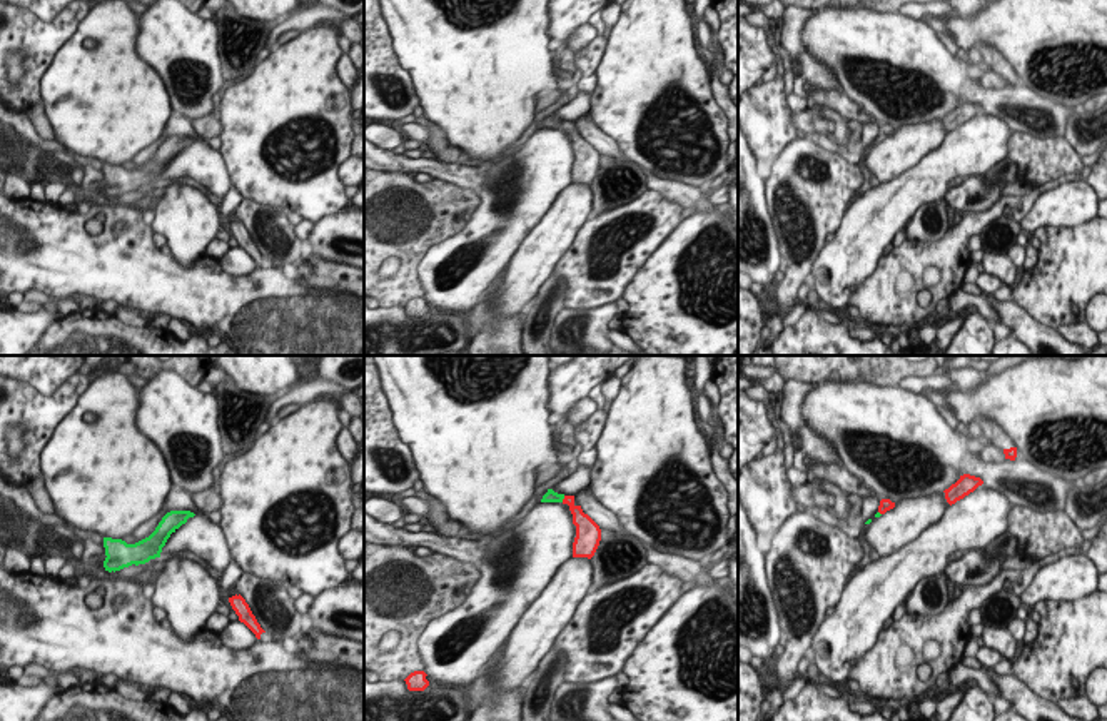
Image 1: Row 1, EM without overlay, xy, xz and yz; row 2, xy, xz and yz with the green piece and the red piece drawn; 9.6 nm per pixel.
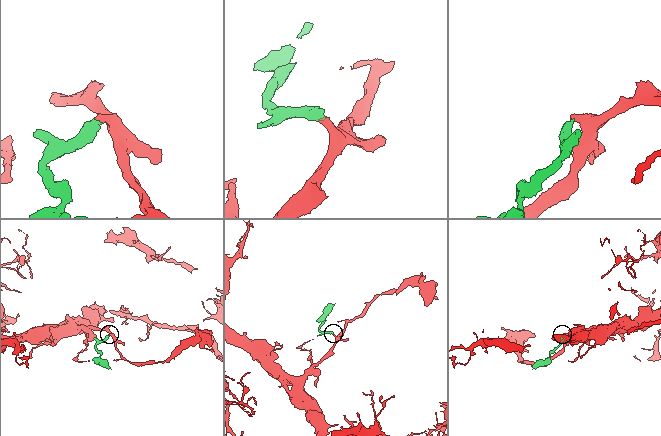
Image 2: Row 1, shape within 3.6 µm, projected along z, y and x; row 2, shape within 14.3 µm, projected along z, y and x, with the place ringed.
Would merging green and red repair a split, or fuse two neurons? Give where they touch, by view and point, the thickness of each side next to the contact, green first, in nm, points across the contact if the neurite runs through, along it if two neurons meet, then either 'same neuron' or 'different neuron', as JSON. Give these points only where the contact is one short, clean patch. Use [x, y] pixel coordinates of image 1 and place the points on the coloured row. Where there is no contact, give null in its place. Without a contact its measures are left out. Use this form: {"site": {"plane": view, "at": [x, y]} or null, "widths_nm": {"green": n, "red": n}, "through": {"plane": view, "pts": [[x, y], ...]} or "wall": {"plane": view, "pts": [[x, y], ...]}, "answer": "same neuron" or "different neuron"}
{"site": {"plane": "xz", "at": [563, 498]}, "widths_nm": {"green": 120, "red": 140}, "through": {"plane": "xz", "pts": [[550, 496], [563, 498], [580, 518]]}, "answer": "same neuron"}

